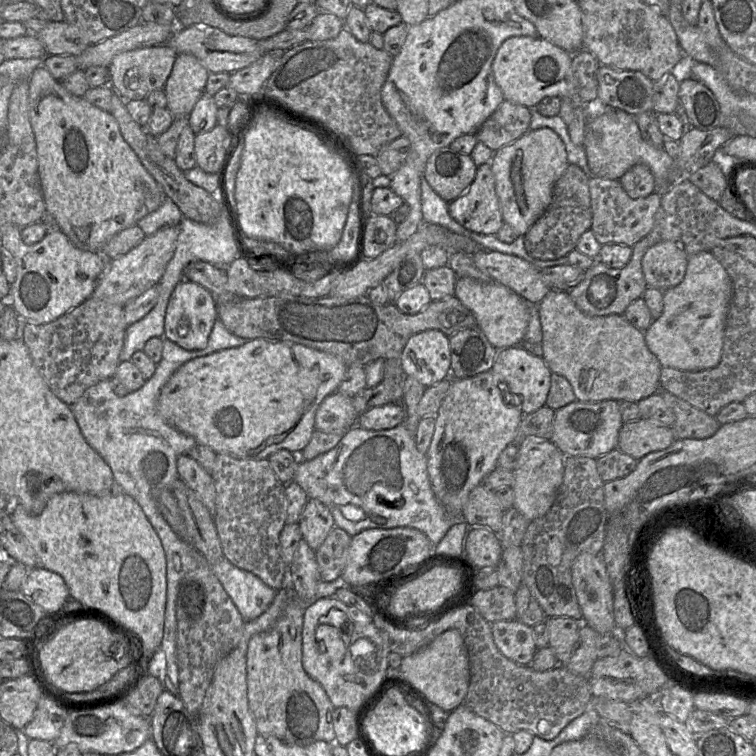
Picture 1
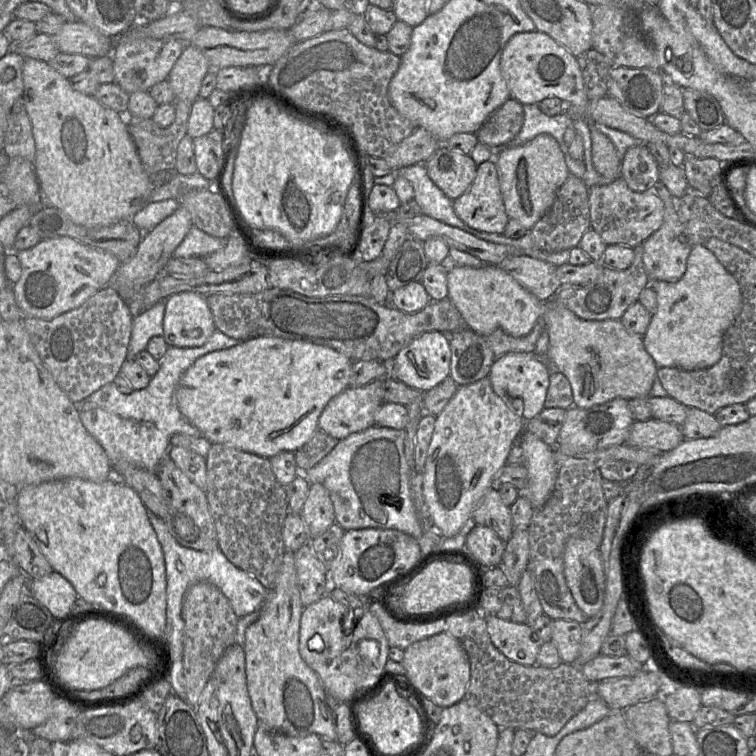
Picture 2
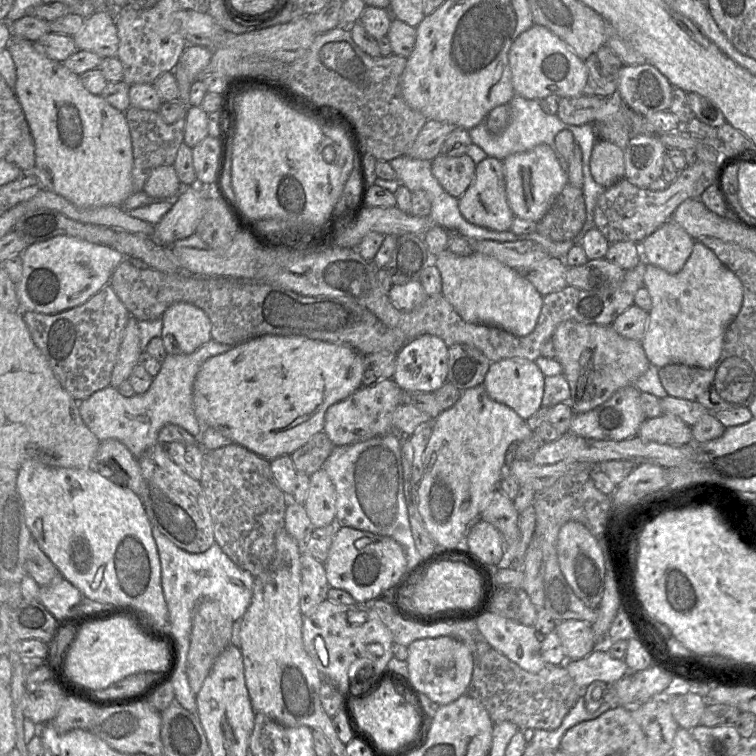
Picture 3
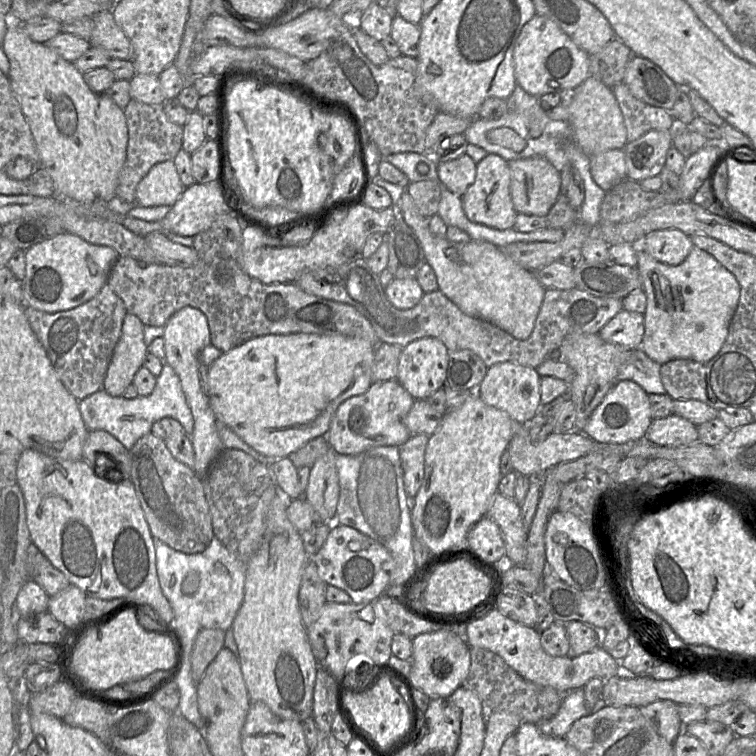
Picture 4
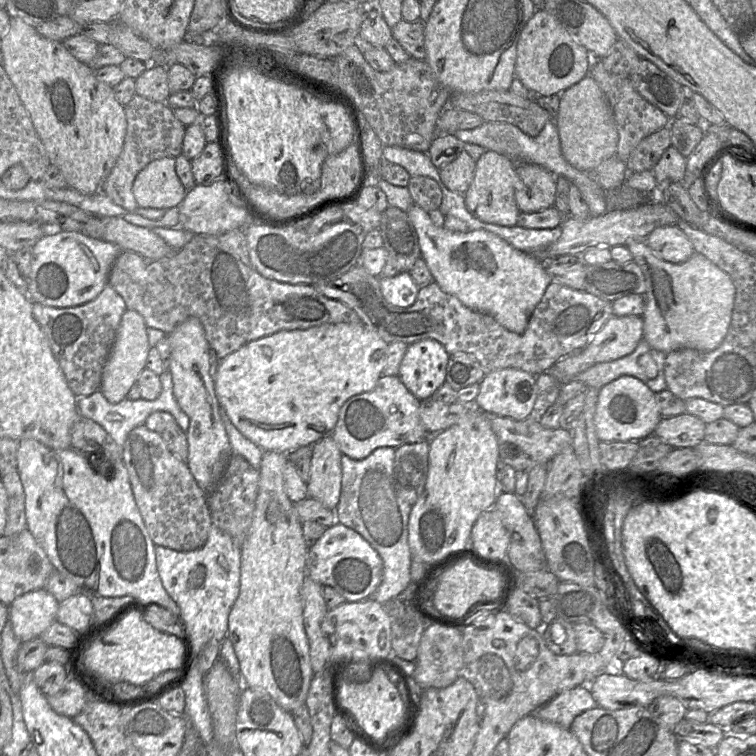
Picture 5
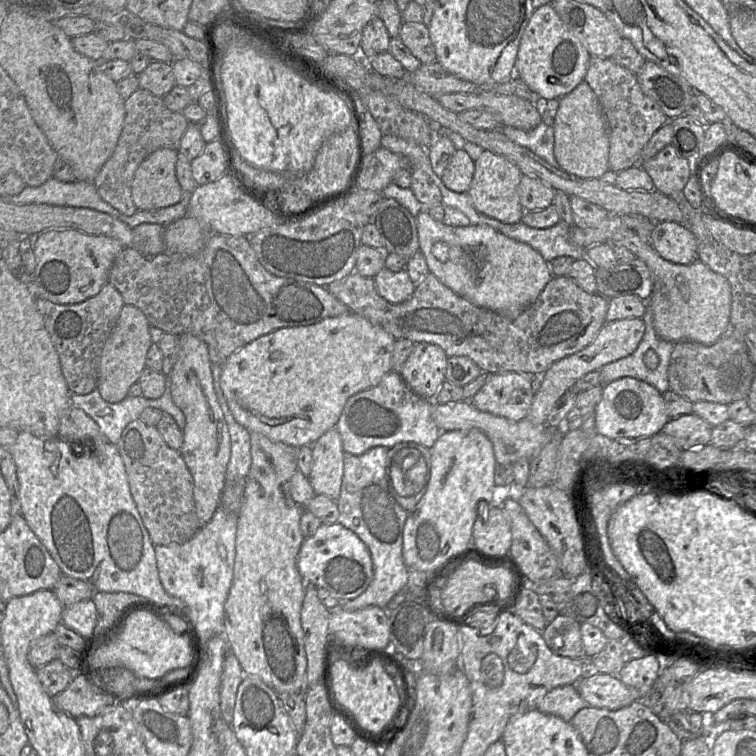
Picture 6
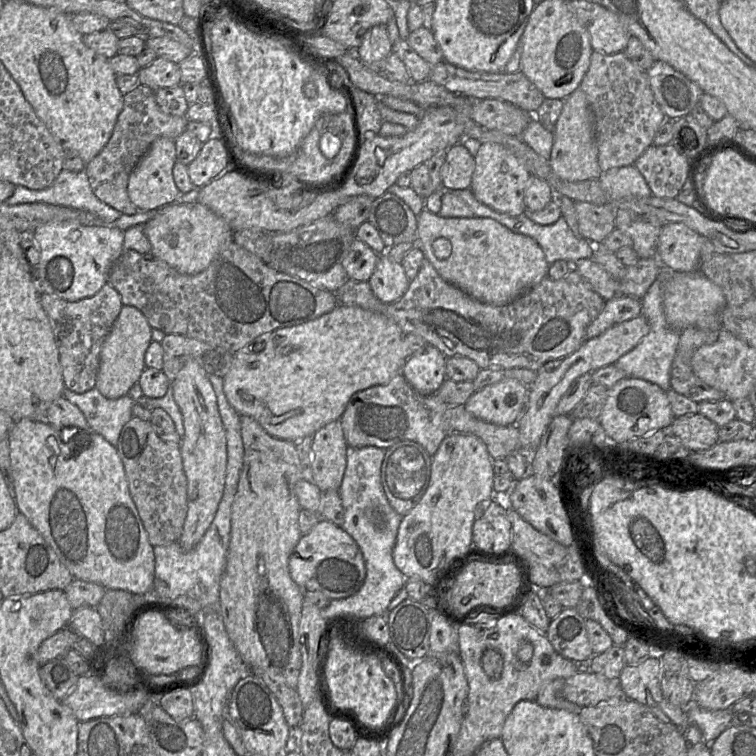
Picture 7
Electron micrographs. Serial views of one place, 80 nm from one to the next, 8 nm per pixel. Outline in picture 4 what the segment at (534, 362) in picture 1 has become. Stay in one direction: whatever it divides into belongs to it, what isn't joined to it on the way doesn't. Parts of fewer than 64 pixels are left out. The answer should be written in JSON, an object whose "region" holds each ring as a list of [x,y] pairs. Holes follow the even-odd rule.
{"region":[[[506,361],[489,367],[475,392],[486,404],[507,412],[513,420],[523,424],[532,419],[541,407],[540,380],[535,368]]]}

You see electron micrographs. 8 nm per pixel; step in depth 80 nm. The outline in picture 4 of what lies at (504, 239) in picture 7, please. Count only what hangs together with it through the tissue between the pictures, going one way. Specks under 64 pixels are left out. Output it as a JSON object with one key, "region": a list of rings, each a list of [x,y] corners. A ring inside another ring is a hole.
{"region":[[[407,190],[395,207],[418,237],[426,262],[435,272],[439,290],[449,300],[463,313],[486,320],[516,339],[525,340],[531,335],[546,290],[533,271],[521,267],[490,242],[456,243],[435,236],[430,231],[429,218],[420,214]]]}

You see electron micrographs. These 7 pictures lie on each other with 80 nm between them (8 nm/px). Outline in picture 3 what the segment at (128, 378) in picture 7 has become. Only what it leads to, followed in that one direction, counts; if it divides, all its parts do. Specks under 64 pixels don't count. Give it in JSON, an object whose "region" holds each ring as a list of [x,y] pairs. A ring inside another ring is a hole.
{"region":[[[130,316],[126,325],[124,337],[111,373],[110,385],[115,388],[123,381],[128,380],[133,368],[139,364],[139,356],[142,350],[138,323],[138,319]]]}

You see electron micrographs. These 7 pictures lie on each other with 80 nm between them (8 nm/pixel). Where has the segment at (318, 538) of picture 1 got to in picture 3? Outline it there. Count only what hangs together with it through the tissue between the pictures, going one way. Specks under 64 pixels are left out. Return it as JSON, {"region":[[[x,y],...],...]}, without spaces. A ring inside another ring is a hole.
{"region":[[[323,468],[309,477],[304,507],[315,528],[329,525],[336,514],[335,487]]]}

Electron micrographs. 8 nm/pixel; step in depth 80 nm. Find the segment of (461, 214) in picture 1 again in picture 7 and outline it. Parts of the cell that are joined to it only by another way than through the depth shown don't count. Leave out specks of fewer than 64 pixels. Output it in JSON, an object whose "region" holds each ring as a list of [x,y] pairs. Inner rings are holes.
{"region":[[[482,143],[475,158],[475,169],[470,189],[475,197],[488,207],[511,216],[518,216],[527,211],[524,191],[529,172],[509,150],[496,143]]]}

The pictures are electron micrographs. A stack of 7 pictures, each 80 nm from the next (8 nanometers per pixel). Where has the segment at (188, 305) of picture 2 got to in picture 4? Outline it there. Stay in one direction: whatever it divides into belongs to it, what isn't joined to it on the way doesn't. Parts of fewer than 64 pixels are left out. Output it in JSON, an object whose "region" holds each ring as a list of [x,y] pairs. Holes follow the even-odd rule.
{"region":[[[185,306],[174,313],[165,325],[164,362],[169,364],[180,378],[182,390],[194,418],[194,430],[190,434],[194,449],[195,464],[193,470],[198,476],[205,476],[212,463],[223,448],[218,430],[217,420],[210,407],[206,393],[206,377],[210,366],[200,362],[201,351],[211,344],[210,329],[206,315],[199,309]]]}

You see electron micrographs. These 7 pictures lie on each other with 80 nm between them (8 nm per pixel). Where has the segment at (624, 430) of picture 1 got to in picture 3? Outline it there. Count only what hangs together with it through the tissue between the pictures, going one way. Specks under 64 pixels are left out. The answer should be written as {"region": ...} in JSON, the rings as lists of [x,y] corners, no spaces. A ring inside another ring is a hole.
{"region":[[[671,414],[645,419],[637,435],[643,440],[659,444],[680,446],[693,443],[691,426]]]}

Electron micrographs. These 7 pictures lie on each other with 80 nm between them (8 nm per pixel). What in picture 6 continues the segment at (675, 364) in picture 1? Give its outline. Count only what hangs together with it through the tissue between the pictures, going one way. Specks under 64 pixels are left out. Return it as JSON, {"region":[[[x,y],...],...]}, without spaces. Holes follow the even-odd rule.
{"region":[[[619,230],[612,236],[612,246],[629,249],[648,267],[653,289],[646,301],[652,310],[657,335],[673,343],[682,340],[712,345],[729,330],[731,286],[721,274],[714,272],[700,260],[690,264],[676,264],[663,259],[649,241],[642,240],[633,230]]]}

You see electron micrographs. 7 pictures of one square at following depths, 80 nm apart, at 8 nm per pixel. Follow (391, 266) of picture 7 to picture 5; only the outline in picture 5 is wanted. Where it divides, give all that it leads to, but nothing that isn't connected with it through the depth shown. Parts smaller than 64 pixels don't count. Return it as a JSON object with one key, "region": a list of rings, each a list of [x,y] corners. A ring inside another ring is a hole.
{"region":[[[400,272],[393,277],[380,278],[379,281],[385,300],[389,304],[401,308],[411,306],[420,289],[409,272]]]}

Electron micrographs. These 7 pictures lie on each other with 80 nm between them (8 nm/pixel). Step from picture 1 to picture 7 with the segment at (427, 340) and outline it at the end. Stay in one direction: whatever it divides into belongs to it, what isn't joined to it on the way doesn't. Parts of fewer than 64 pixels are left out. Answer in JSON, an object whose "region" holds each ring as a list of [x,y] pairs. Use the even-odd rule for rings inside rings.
{"region":[[[426,345],[421,352],[417,352],[406,360],[400,373],[419,394],[434,395],[447,379],[446,360],[447,357],[439,349],[432,345]]]}

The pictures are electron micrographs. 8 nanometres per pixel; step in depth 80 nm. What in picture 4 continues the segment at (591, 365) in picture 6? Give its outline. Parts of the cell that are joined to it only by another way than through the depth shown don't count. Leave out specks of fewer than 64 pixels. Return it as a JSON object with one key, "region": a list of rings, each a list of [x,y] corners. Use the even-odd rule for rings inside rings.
{"region":[[[622,309],[599,331],[600,337],[624,348],[641,347],[644,335],[644,316],[641,313]]]}

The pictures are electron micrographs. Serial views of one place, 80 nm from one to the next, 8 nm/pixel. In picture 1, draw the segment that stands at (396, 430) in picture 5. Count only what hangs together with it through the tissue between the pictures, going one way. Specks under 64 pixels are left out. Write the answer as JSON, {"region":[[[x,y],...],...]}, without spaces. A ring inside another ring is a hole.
{"region":[[[335,391],[318,406],[315,428],[325,433],[346,433],[357,424],[360,415],[353,406],[352,397]]]}

